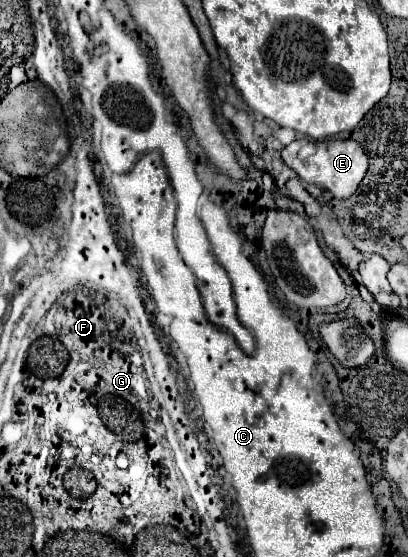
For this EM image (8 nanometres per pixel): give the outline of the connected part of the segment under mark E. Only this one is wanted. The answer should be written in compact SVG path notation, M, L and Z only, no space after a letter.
M297 138L293 144L285 146L281 152L283 162L297 172L297 176L307 182L329 190L335 198L351 196L361 184L367 172L367 154L353 140L321 140L315 142L311 138Z

